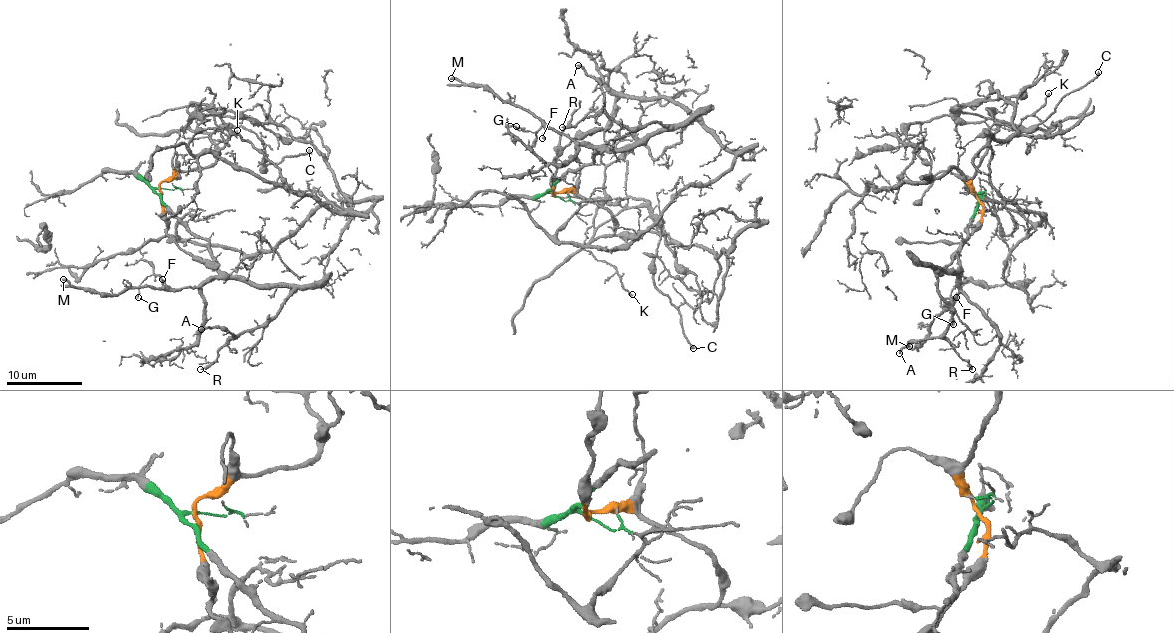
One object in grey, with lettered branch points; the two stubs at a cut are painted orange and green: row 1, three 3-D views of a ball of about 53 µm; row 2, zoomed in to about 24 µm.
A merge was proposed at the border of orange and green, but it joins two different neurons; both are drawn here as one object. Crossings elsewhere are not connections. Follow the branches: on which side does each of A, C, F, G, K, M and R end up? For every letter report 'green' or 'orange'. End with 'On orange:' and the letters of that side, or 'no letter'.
A: green
C: orange
F: green
G: green
K: orange
M: green
R: green
On orange: C, K

